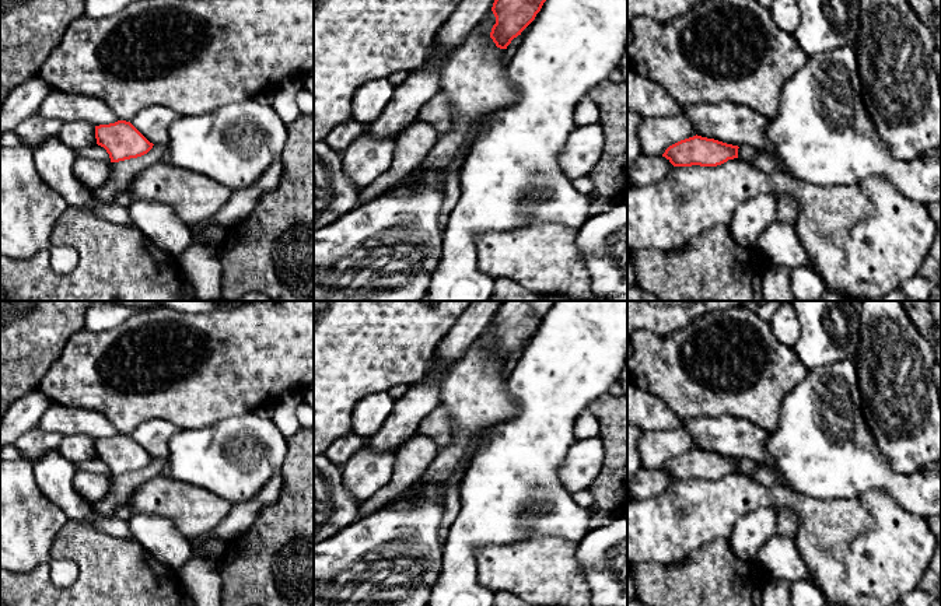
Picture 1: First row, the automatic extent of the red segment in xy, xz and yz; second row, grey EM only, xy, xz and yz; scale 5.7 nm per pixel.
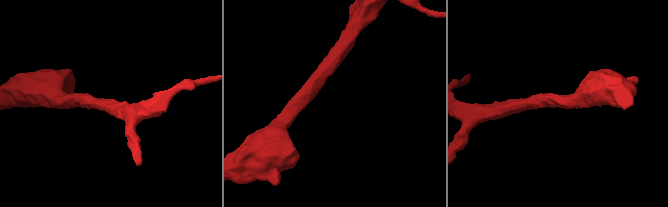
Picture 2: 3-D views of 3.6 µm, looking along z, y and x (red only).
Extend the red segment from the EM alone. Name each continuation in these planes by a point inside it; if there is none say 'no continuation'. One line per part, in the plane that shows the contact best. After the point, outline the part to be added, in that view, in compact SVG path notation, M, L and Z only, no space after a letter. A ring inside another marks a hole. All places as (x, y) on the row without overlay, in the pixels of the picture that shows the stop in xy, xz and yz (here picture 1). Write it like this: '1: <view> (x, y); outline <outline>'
no continuation

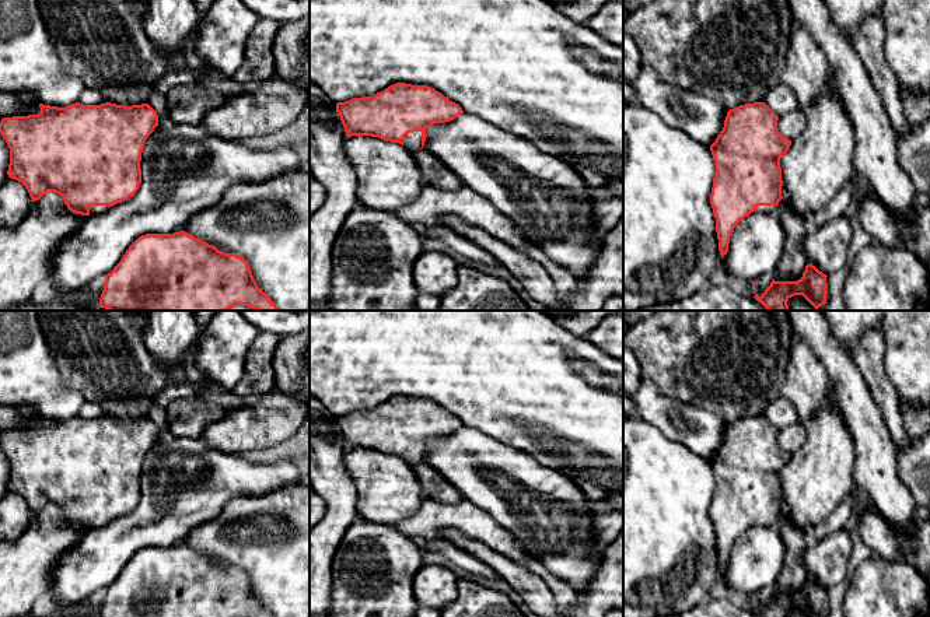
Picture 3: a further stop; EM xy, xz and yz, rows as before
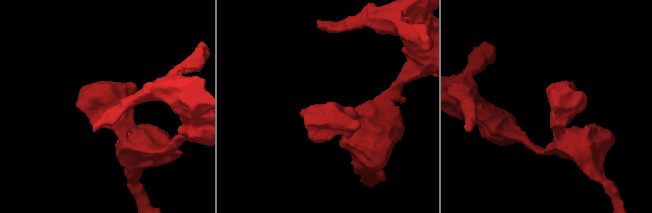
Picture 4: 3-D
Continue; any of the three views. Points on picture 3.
1: xz (412, 454); outline M413 445L408 446L405 449L403 459L410 464L416 466L419 462L422 462L422 445Z

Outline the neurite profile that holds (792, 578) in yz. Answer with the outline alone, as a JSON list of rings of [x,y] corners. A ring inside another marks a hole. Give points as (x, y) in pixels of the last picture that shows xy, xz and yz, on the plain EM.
[[[784,512],[779,515],[776,526],[784,540],[786,560],[773,593],[797,595],[803,590],[807,579],[804,565],[805,551],[808,548],[805,544],[805,532],[796,527]]]

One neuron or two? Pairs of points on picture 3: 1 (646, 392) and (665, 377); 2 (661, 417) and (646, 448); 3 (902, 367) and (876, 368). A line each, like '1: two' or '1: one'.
1: two
2: two
3: two

